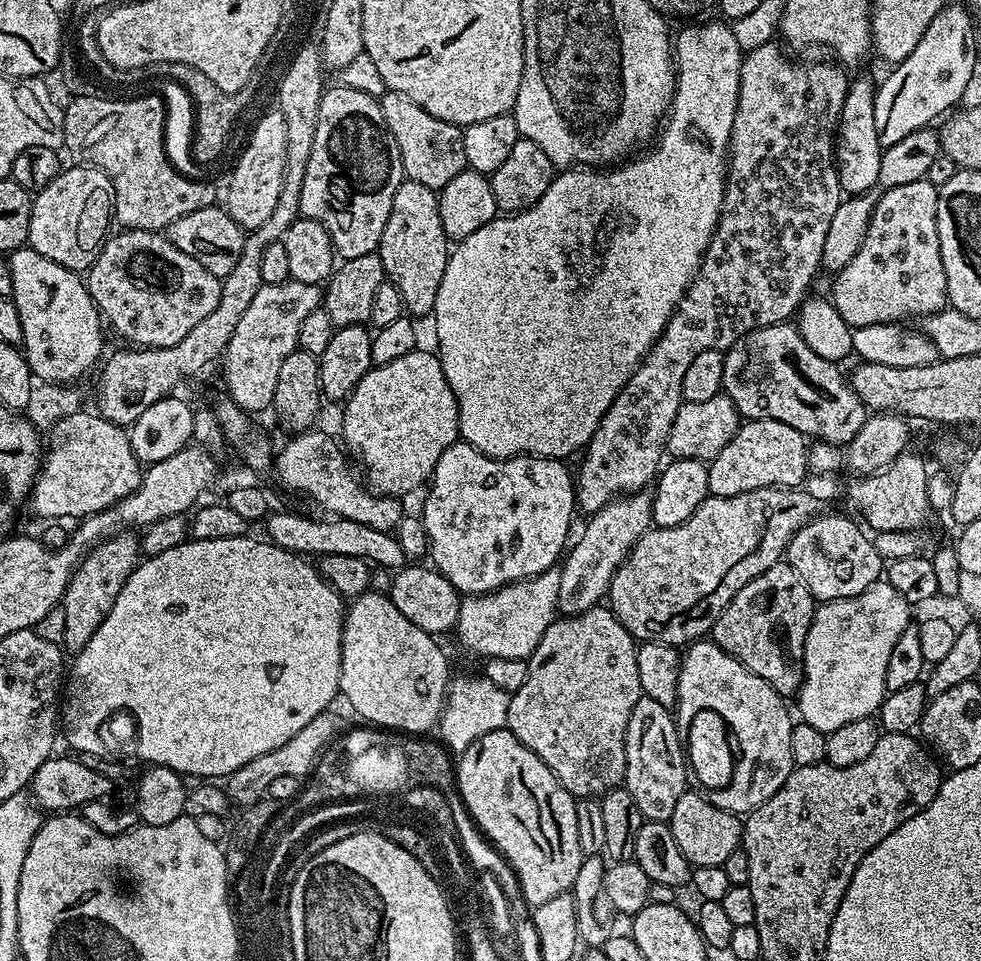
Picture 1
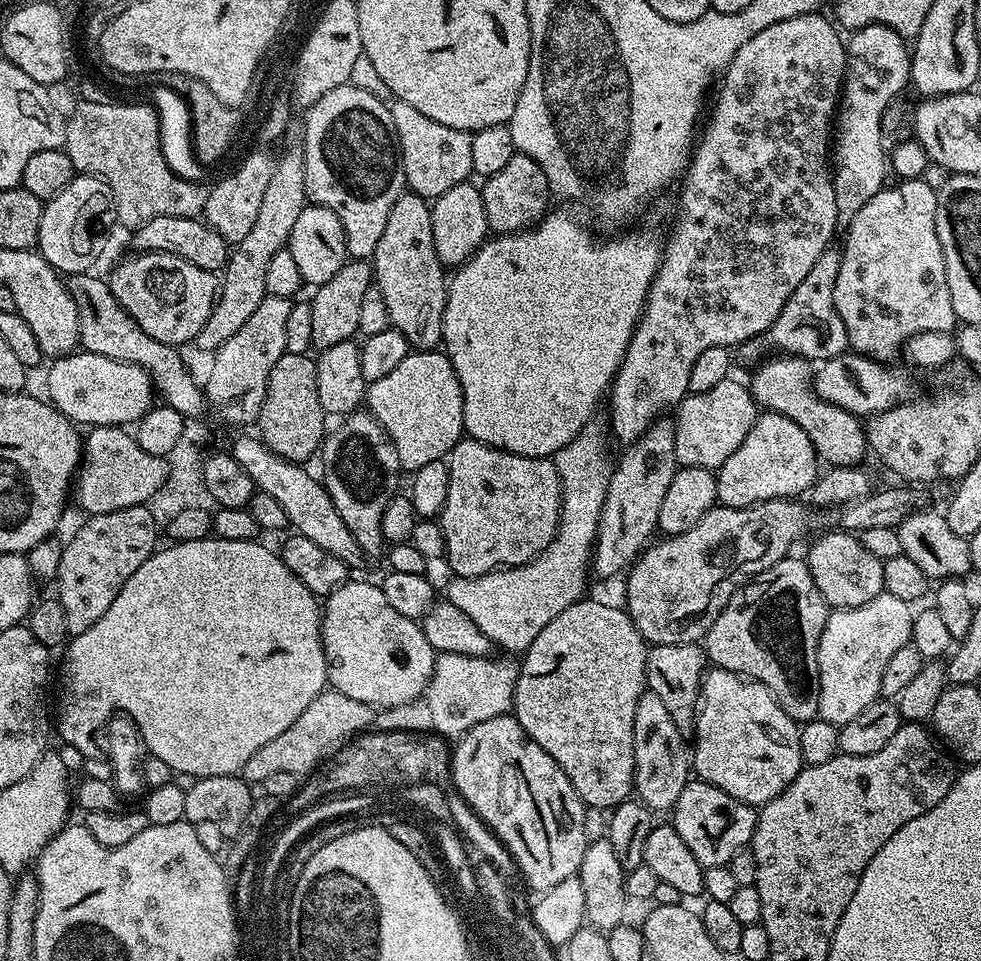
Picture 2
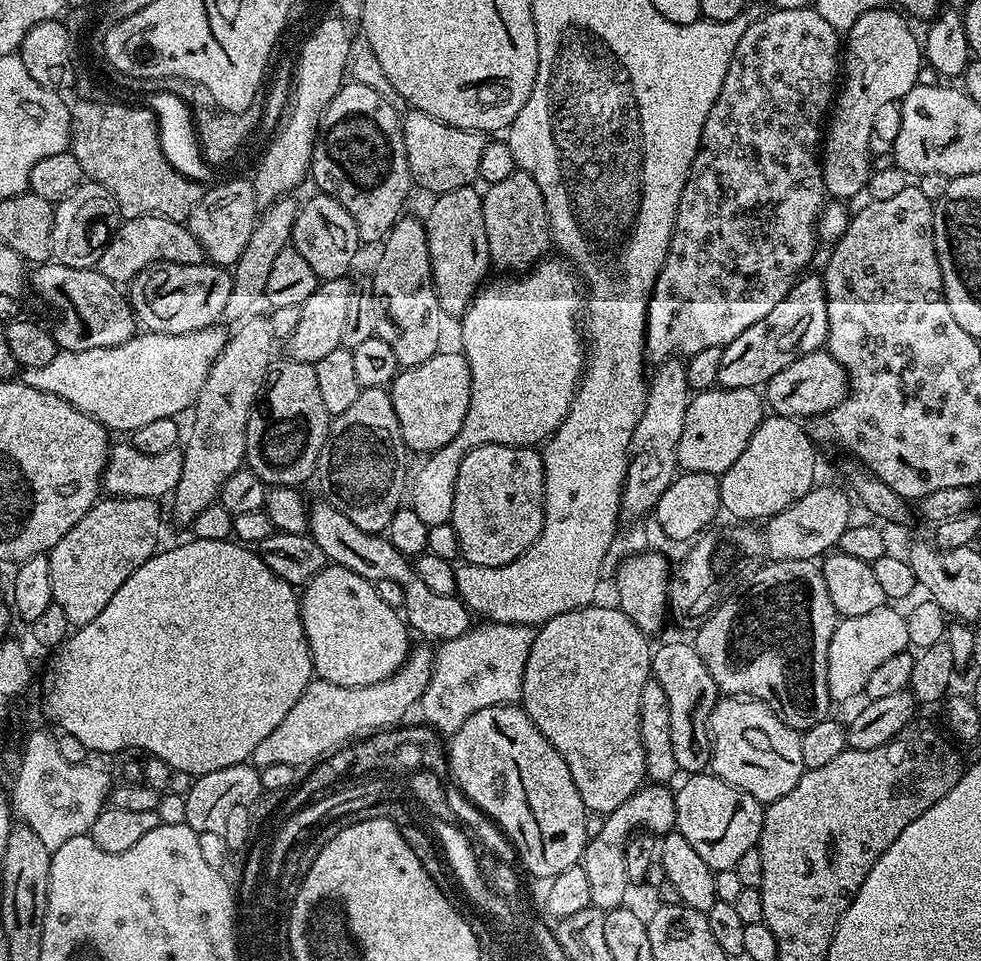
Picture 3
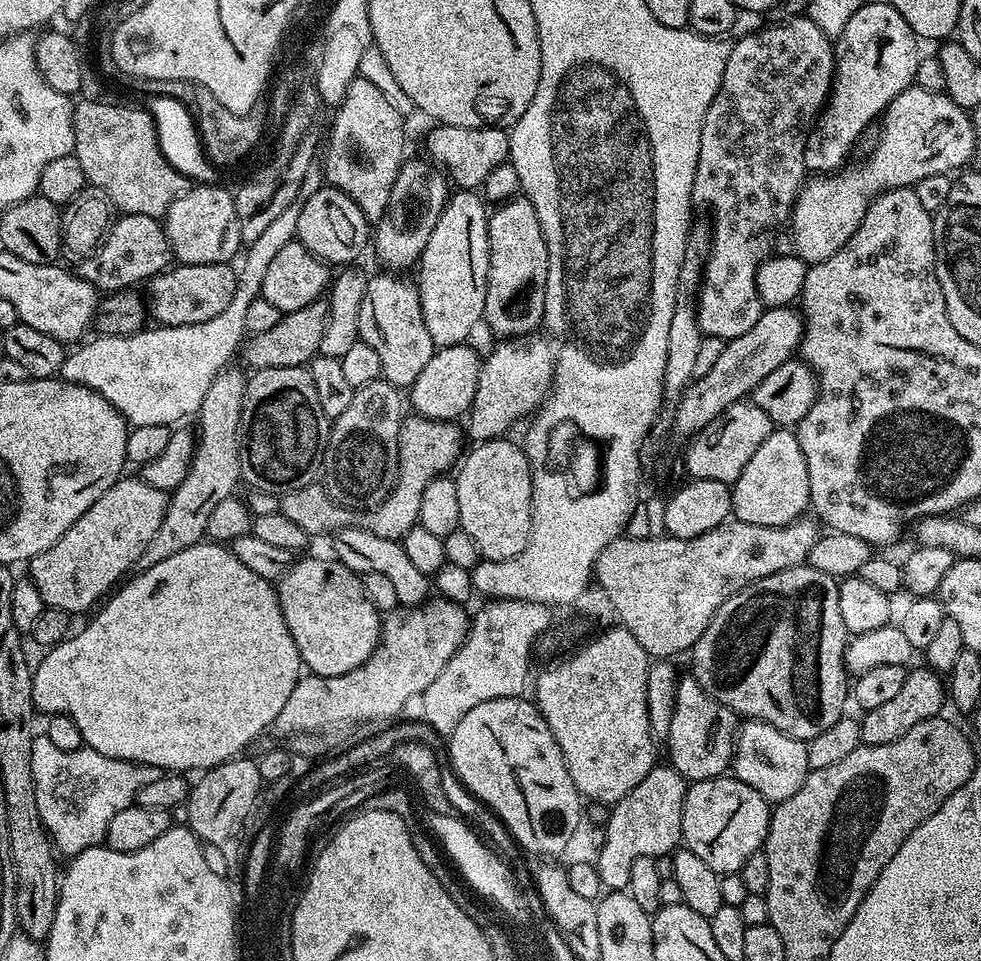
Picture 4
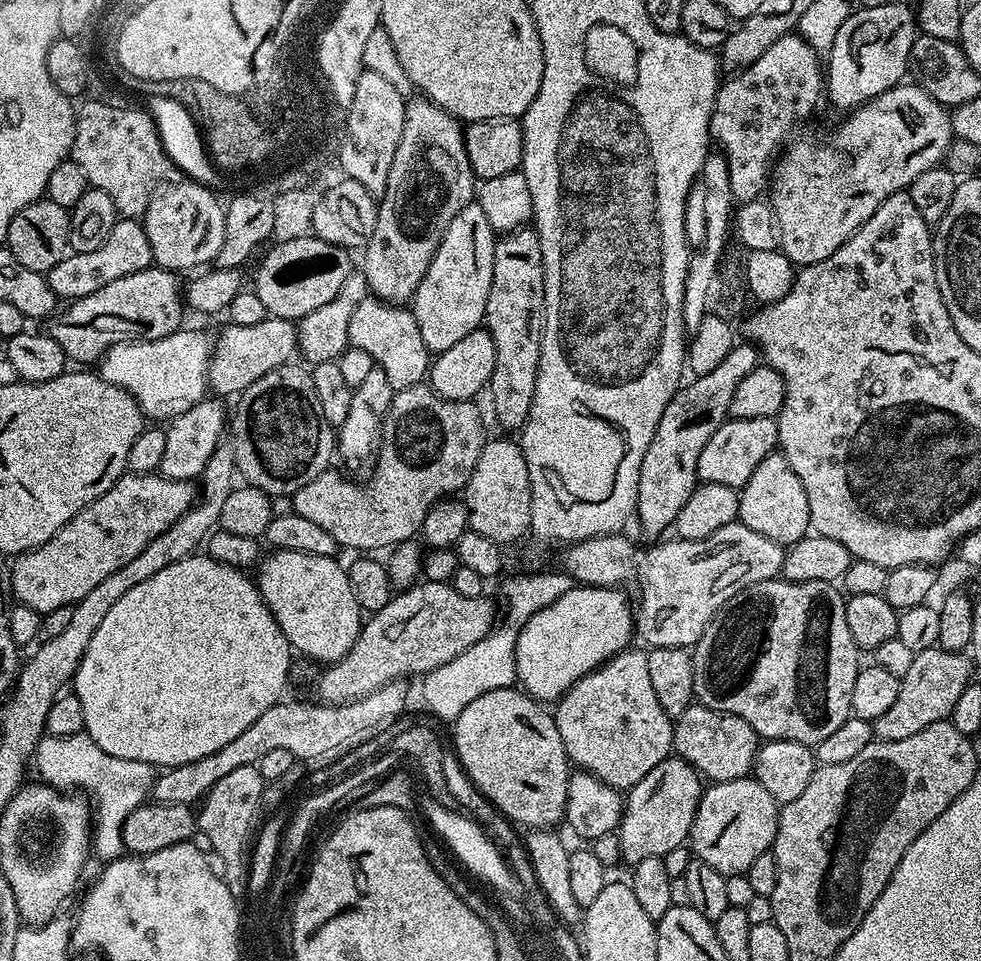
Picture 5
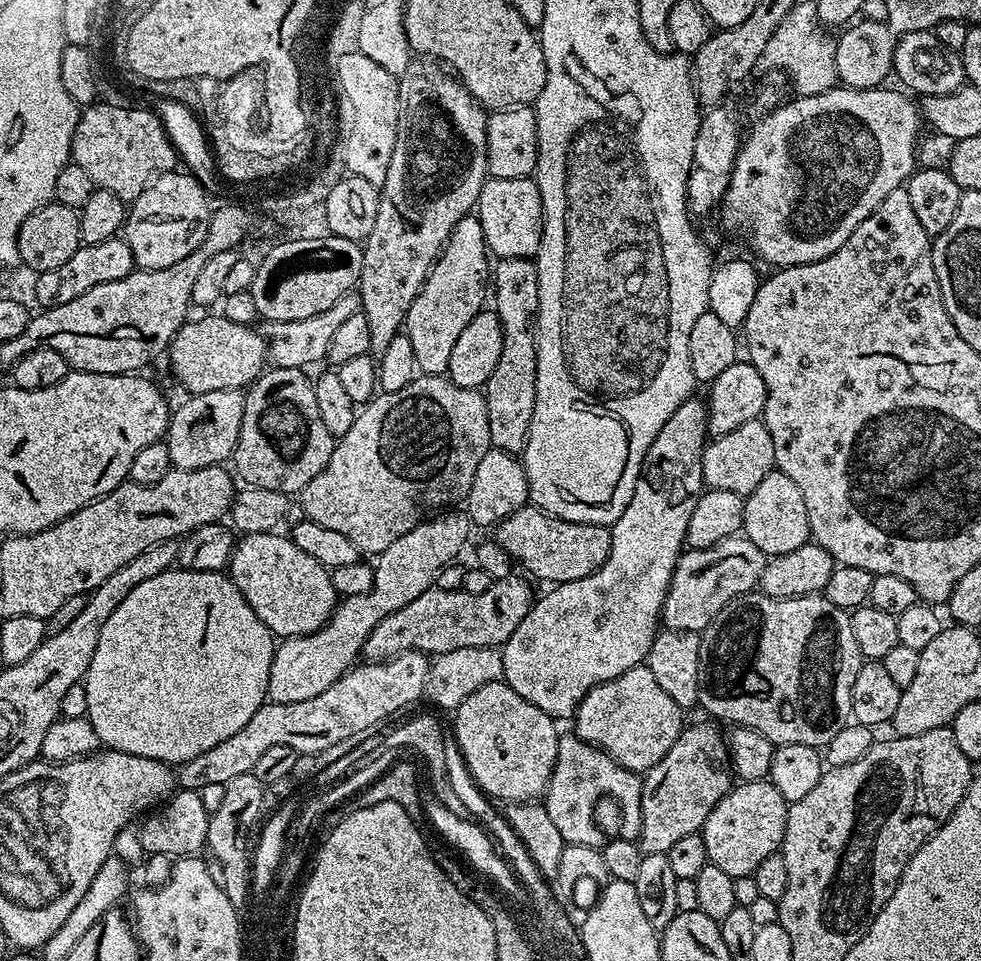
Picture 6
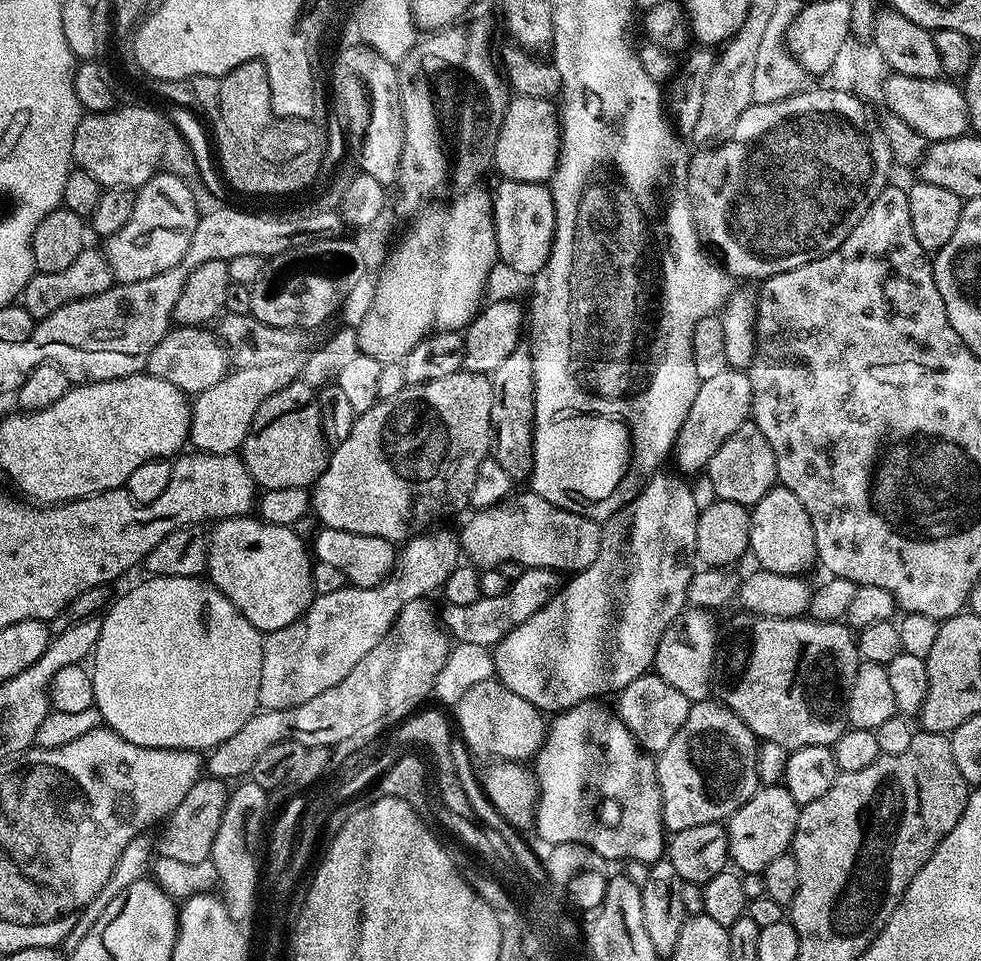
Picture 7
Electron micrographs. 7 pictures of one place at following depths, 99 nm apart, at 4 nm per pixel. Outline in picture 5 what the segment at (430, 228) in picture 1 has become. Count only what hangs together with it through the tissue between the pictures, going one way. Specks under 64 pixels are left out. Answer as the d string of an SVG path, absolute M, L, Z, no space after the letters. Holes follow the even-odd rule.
M371 294L354 310L350 344L366 350L379 367L390 370L393 385L400 388L421 383L430 368L430 353L426 342L422 342L422 333L412 311L404 306L386 304Z

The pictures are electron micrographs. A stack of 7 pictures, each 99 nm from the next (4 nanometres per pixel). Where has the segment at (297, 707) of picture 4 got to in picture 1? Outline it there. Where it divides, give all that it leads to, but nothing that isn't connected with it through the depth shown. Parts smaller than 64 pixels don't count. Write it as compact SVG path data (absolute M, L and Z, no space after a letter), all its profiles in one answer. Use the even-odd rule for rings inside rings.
M331 711L323 712L321 716L314 718L314 722L302 726L302 730L298 730L298 734L294 734L294 738L290 738L290 742L278 746L278 750L270 750L270 754L262 754L252 761L246 762L246 766L231 772L226 778L229 801L233 805L247 806L262 799L267 793L270 782L275 782L278 778L307 778L311 776L312 767L319 760L320 753L332 743L337 735L332 715Z

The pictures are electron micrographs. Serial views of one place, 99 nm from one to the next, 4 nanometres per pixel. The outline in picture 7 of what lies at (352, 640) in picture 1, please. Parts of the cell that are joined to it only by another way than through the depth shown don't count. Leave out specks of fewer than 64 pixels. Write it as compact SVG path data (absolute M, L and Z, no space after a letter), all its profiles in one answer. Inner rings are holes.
M251 515L218 520L208 537L207 579L262 634L290 626L312 604L313 557L295 527L274 526Z

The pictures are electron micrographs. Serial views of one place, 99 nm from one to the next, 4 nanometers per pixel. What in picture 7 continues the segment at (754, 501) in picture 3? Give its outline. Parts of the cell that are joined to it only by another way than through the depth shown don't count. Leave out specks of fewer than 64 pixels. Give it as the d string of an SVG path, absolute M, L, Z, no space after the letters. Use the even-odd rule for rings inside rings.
M777 486L771 488L770 491L766 494L766 498L762 498L758 503L751 505L750 508L752 517L750 518L750 542L748 547L750 549L751 559L756 559L755 562L759 567L770 570L776 574L786 574L787 576L799 576L801 574L807 573L807 568L811 564L815 565L817 563L816 558L816 543L814 542L814 526L810 522L810 514L806 514L806 506L802 506L802 502L798 502L798 497L794 494L790 494L790 490L786 490L782 486Z

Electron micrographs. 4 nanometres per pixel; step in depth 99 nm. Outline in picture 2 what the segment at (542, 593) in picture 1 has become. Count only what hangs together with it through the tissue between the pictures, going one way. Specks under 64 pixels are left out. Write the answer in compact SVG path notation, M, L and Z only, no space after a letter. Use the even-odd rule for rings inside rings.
M596 422L589 423L588 427L582 429L570 443L556 452L554 463L560 479L560 524L546 550L542 550L528 563L513 568L499 568L496 572L474 578L452 576L449 579L446 599L454 606L458 606L462 614L467 614L470 622L474 622L474 626L478 626L478 630L482 630L482 634L486 634L486 638L490 638L497 649L506 648L510 654L527 652L534 638L542 634L543 628L548 623L558 618L558 614L562 614L566 606L575 604L585 595L584 583L587 582L588 576L590 577L592 547L596 544L598 522L602 506L606 502L606 490L610 486L614 467L613 457L608 457L608 444L604 441L605 429L601 428Z

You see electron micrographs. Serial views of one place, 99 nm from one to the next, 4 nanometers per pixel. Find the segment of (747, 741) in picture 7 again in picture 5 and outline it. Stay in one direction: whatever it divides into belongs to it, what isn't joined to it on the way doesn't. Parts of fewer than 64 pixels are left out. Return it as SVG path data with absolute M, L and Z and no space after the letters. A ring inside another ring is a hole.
M675 754L658 762L658 766L654 766L654 770L642 778L642 782L627 789L618 829L621 861L631 866L642 862L642 858L665 856L670 854L670 850L681 847L689 839L701 791L700 773Z

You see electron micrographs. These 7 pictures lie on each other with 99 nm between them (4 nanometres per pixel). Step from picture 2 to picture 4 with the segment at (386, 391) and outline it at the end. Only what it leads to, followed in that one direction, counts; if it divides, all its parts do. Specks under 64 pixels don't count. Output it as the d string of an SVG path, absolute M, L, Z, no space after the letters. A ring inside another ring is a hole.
M468 342L455 344L449 348L437 348L432 353L430 362L426 362L422 374L418 374L418 378L410 386L411 411L415 415L425 416L431 420L455 421L471 409L474 394L478 390L482 356L481 353L476 353L470 345L471 343Z

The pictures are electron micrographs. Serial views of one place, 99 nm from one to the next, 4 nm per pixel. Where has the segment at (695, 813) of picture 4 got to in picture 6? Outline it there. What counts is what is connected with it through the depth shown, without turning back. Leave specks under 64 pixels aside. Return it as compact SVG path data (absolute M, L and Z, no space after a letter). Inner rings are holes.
M767 778L737 783L710 810L704 823L702 835L706 842L708 863L718 866L718 870L726 870L726 874L733 878L751 876L763 860L780 851L788 806L789 801L778 794L772 781Z

